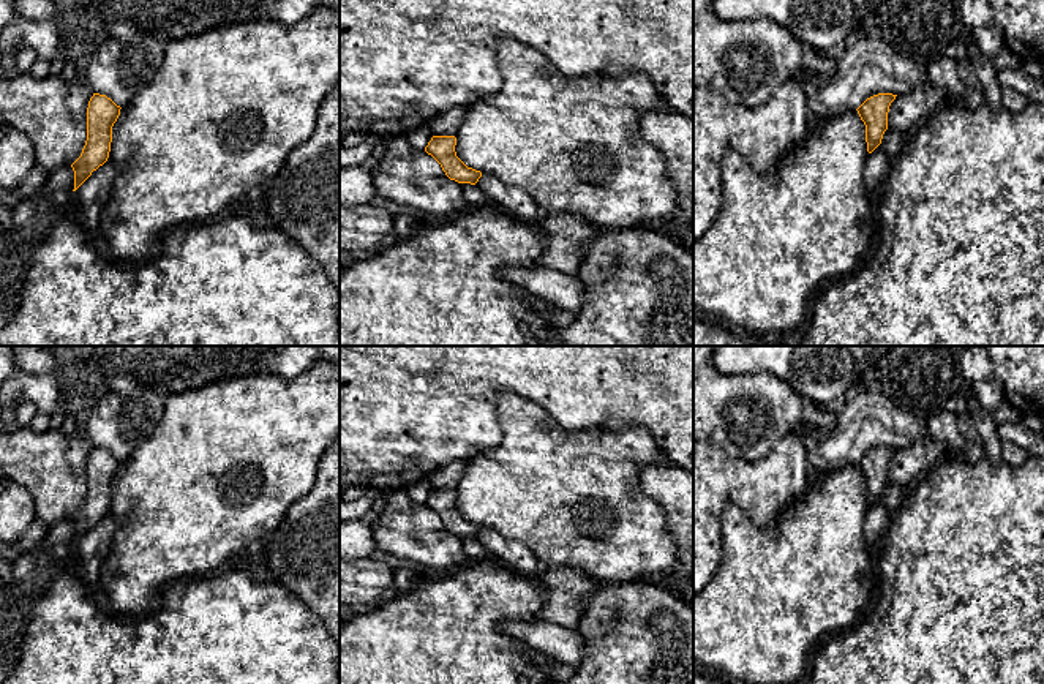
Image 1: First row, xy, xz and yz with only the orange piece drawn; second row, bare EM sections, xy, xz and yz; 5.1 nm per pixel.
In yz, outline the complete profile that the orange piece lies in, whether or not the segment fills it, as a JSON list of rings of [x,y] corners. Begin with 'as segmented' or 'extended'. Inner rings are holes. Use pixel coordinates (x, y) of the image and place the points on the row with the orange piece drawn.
as segmented; [[[878,93],[867,98],[856,111],[866,125],[867,152],[872,153],[888,130],[888,112],[897,95]]]

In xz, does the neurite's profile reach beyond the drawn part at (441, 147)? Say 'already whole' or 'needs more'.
already whole

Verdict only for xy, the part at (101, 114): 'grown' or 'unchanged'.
unchanged

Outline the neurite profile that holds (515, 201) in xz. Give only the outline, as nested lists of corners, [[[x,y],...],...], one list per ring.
[[[482,174],[475,183],[491,202],[524,221],[535,221],[542,213],[534,199],[521,188],[509,186],[491,174]]]

